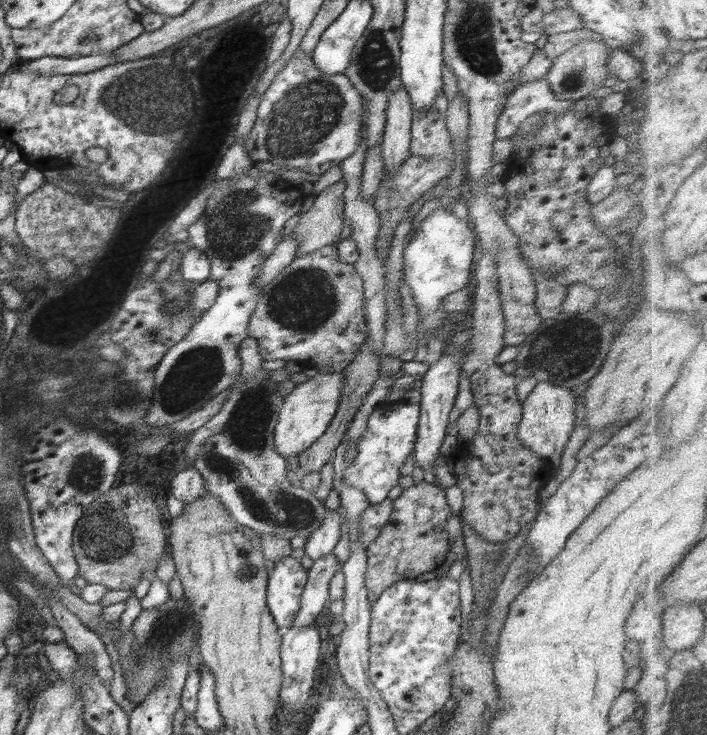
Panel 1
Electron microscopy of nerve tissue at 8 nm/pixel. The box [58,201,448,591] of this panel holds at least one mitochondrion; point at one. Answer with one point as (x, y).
(247, 427)

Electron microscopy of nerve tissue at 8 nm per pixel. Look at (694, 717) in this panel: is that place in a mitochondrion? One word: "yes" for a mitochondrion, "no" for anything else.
yes

